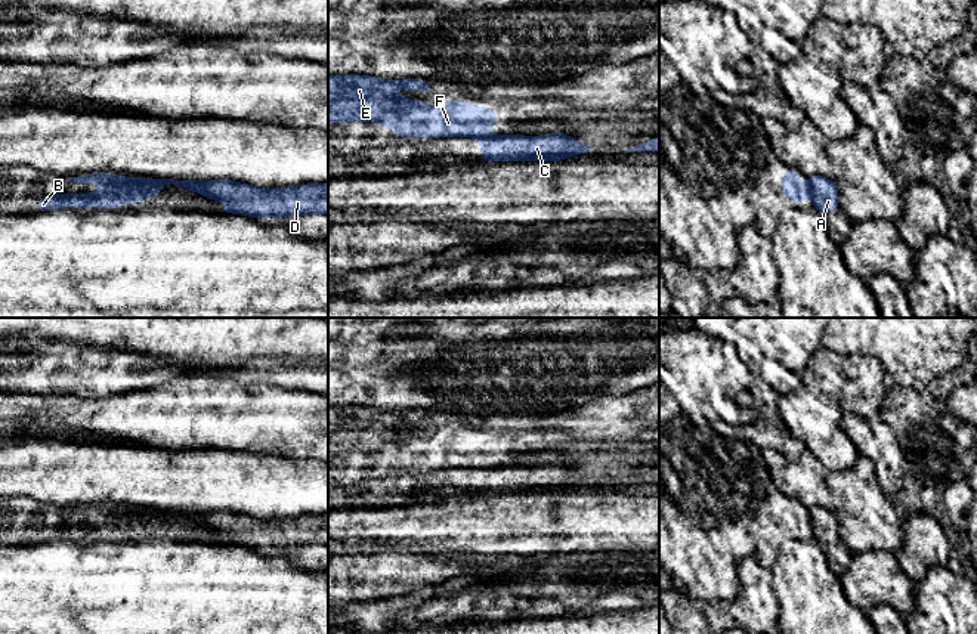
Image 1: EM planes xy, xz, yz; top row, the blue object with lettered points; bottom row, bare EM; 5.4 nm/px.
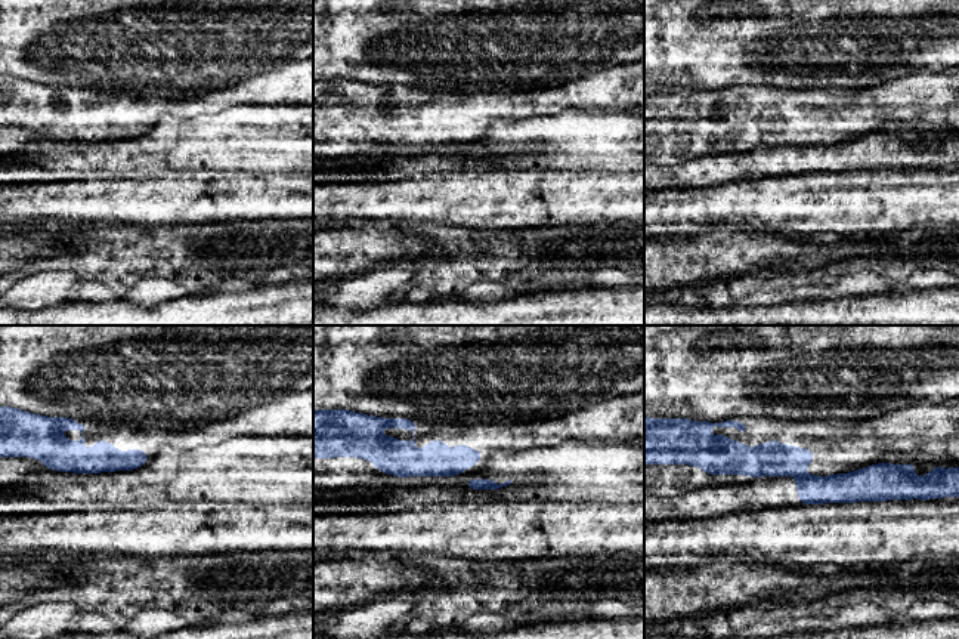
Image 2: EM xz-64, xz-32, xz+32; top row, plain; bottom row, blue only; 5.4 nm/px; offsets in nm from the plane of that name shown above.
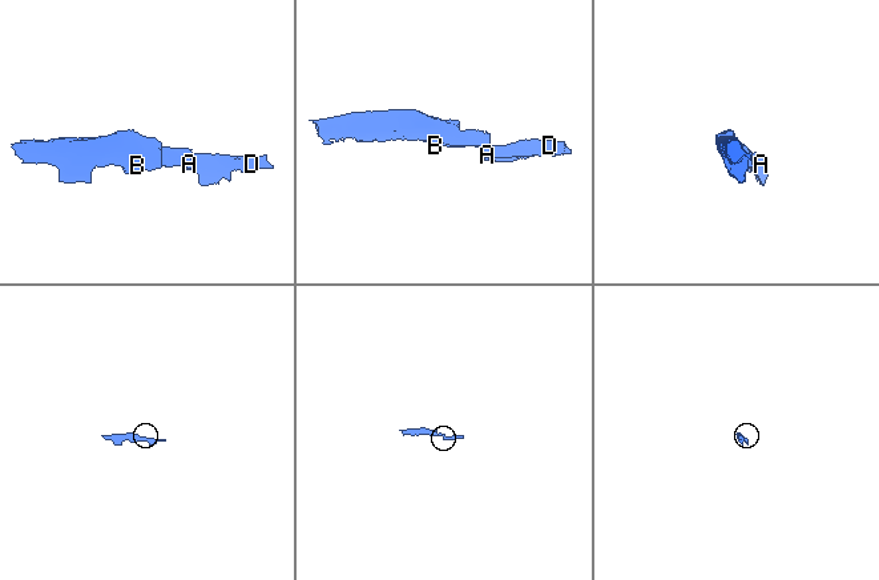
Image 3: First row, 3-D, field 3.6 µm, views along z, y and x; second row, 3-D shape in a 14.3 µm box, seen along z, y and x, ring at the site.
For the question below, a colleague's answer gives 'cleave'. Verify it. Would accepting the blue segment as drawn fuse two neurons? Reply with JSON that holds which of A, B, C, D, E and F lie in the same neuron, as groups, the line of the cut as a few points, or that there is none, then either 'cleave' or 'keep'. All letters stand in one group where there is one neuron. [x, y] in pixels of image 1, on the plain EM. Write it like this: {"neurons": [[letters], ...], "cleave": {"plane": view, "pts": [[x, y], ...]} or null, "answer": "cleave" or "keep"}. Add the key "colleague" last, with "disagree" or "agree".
{"neurons": [["A", "C", "D"], ["B", "E", "F"]], "cleave": {"plane": "xz", "pts": [[495, 466], [481, 469]]}, "answer": "cleave", "colleague": "agree"}

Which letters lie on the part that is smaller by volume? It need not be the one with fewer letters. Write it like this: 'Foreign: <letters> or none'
Foreign: A, C, D

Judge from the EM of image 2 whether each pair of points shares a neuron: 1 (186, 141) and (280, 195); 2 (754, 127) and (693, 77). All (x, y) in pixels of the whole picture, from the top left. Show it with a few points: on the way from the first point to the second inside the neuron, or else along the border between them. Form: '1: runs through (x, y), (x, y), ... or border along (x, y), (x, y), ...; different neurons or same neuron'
1: border along (201, 167), (271, 170); different neurons
2: border along (673, 86), (710, 90); different neurons

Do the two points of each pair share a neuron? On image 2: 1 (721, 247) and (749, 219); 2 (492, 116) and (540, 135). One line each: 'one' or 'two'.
1: two
2: two

